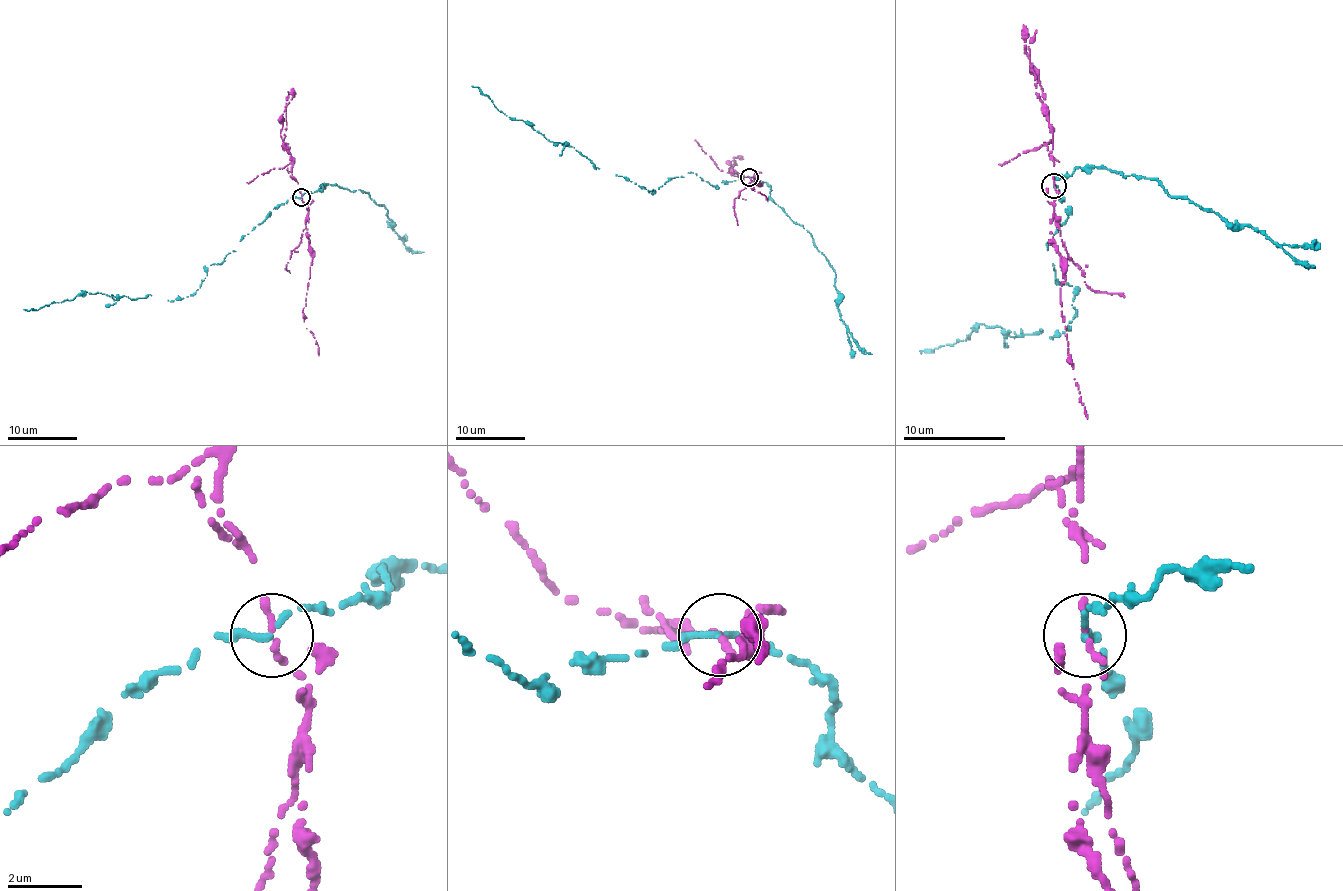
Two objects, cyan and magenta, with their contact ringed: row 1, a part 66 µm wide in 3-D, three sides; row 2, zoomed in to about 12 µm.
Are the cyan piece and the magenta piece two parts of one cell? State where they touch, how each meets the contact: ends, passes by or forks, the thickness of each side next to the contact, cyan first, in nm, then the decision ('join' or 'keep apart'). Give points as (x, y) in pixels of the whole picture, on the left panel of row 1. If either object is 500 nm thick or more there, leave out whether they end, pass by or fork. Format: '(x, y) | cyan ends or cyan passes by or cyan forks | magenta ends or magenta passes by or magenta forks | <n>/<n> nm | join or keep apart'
(301, 197) | cyan passes by | magenta ends | 160/220 nm | keep apart

